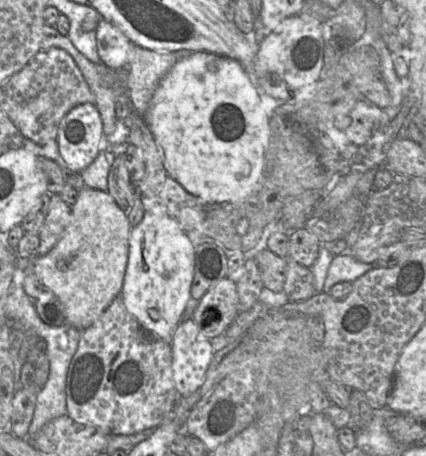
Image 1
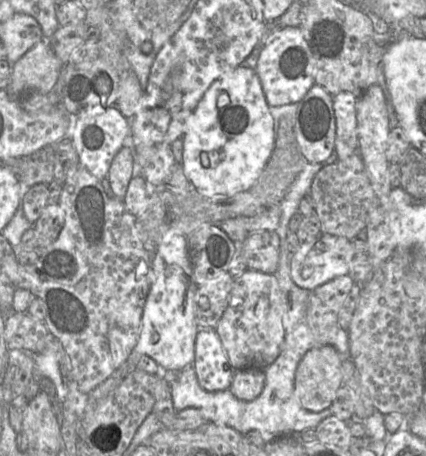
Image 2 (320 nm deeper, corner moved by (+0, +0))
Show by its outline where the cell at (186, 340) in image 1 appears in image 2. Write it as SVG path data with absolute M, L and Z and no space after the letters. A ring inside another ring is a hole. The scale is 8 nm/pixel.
M212 328L198 330L192 367L200 386L208 392L229 390L235 370L231 367L219 335Z

